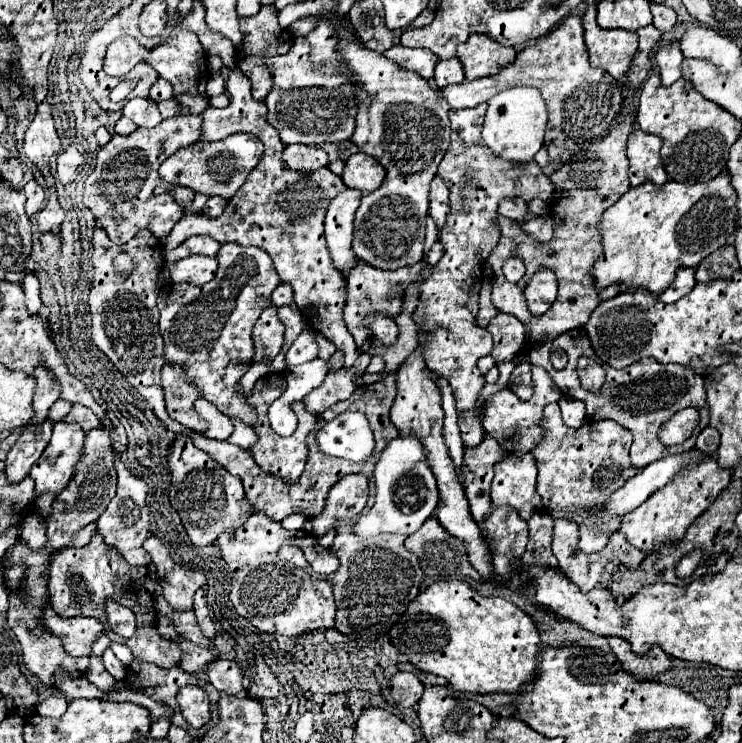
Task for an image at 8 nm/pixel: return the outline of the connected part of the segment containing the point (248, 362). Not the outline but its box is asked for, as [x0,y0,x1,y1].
[158,244,280,426]

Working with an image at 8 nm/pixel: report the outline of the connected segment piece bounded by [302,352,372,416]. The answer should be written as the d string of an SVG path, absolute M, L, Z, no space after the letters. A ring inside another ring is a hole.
M360 352L358 360L350 368L342 366L338 370L330 370L326 374L326 380L302 400L304 408L308 412L312 412L314 416L320 416L320 412L328 410L332 404L348 400L352 396L352 392L358 388L356 376L364 374L364 370L370 364L370 360L372 360L370 354Z

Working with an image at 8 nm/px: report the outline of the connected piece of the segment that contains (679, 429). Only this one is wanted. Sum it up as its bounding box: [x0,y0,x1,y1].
[659,408,700,446]

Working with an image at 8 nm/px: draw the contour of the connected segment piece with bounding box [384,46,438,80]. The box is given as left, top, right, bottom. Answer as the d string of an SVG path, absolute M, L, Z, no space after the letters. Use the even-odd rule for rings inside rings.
M392 46L392 48L388 48L388 52L384 52L384 56L412 72L418 72L424 80L432 80L432 72L438 62L438 58L432 52L406 48L406 46Z

